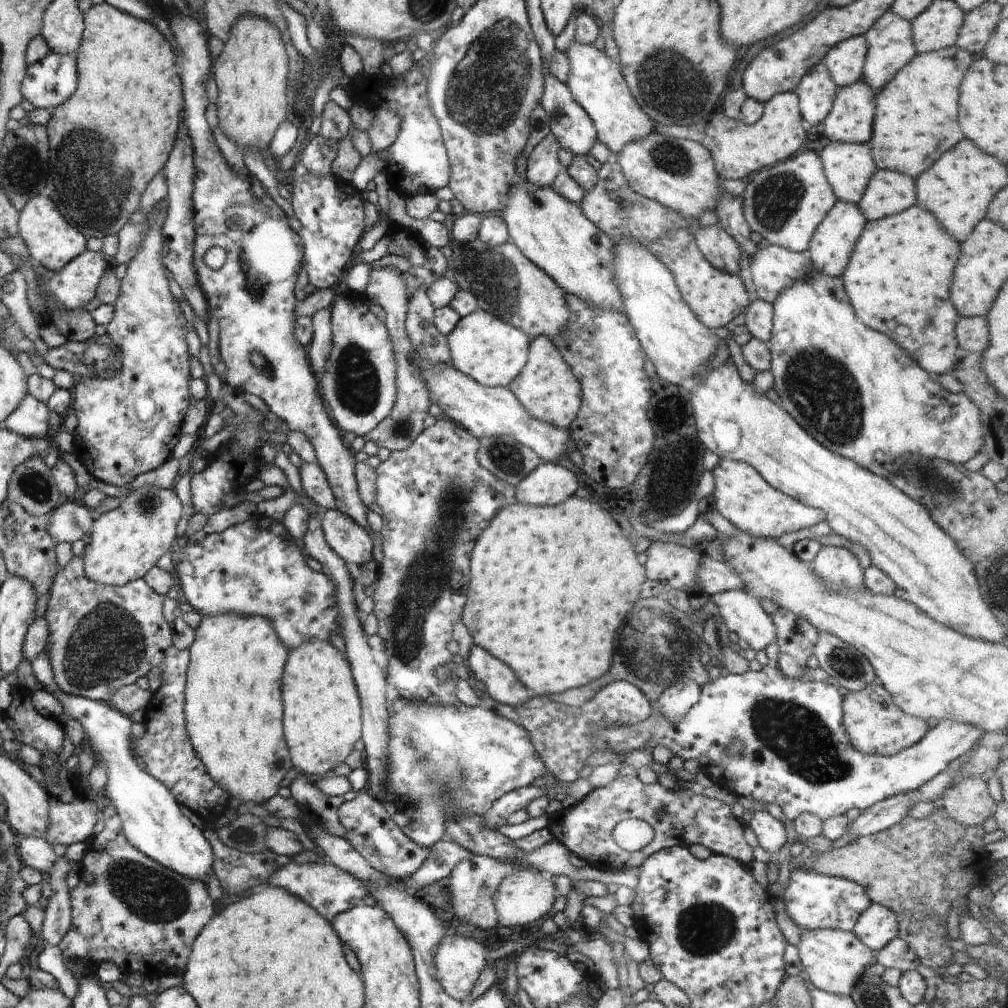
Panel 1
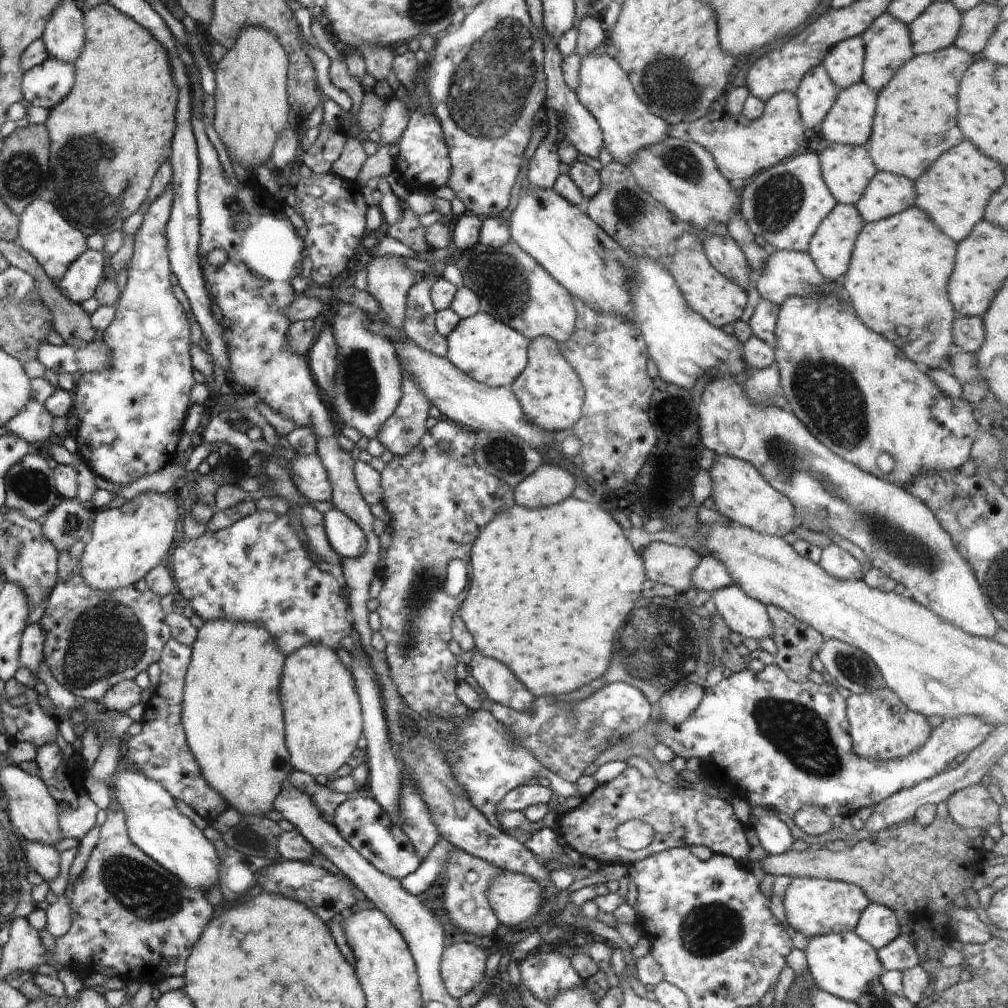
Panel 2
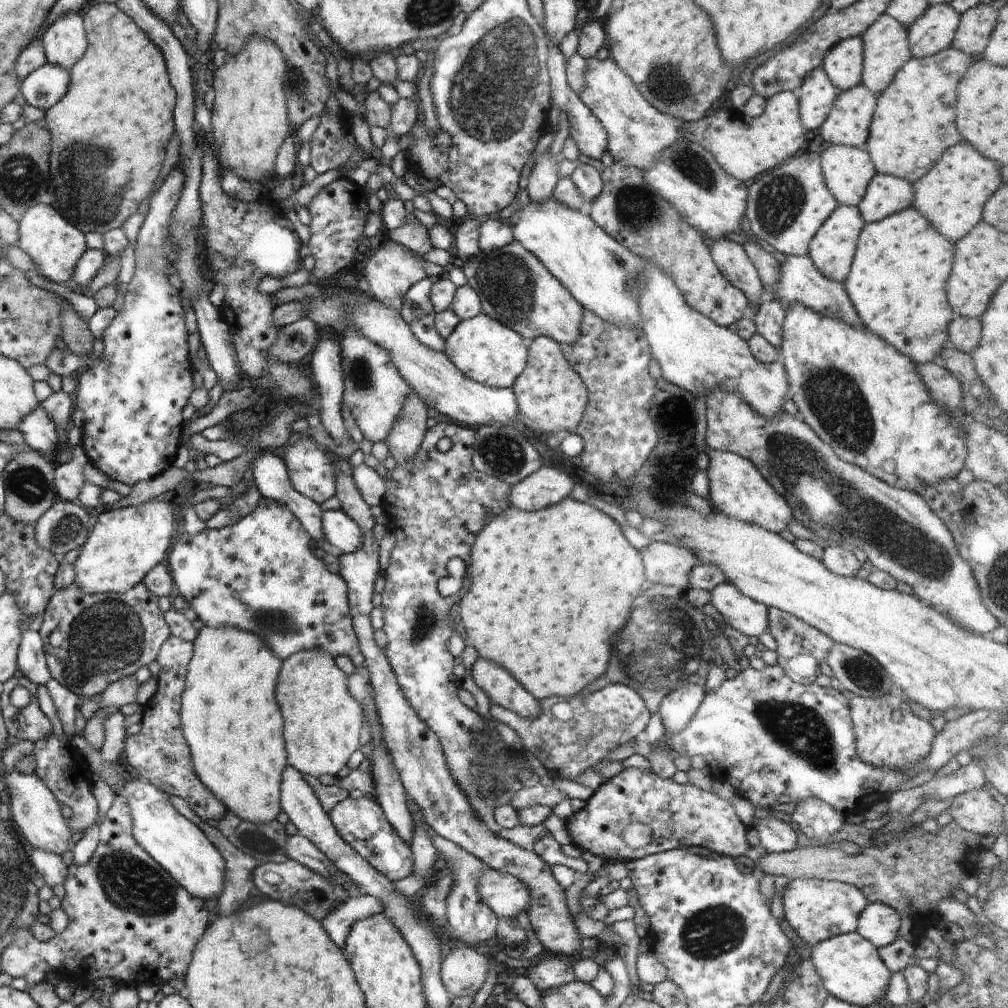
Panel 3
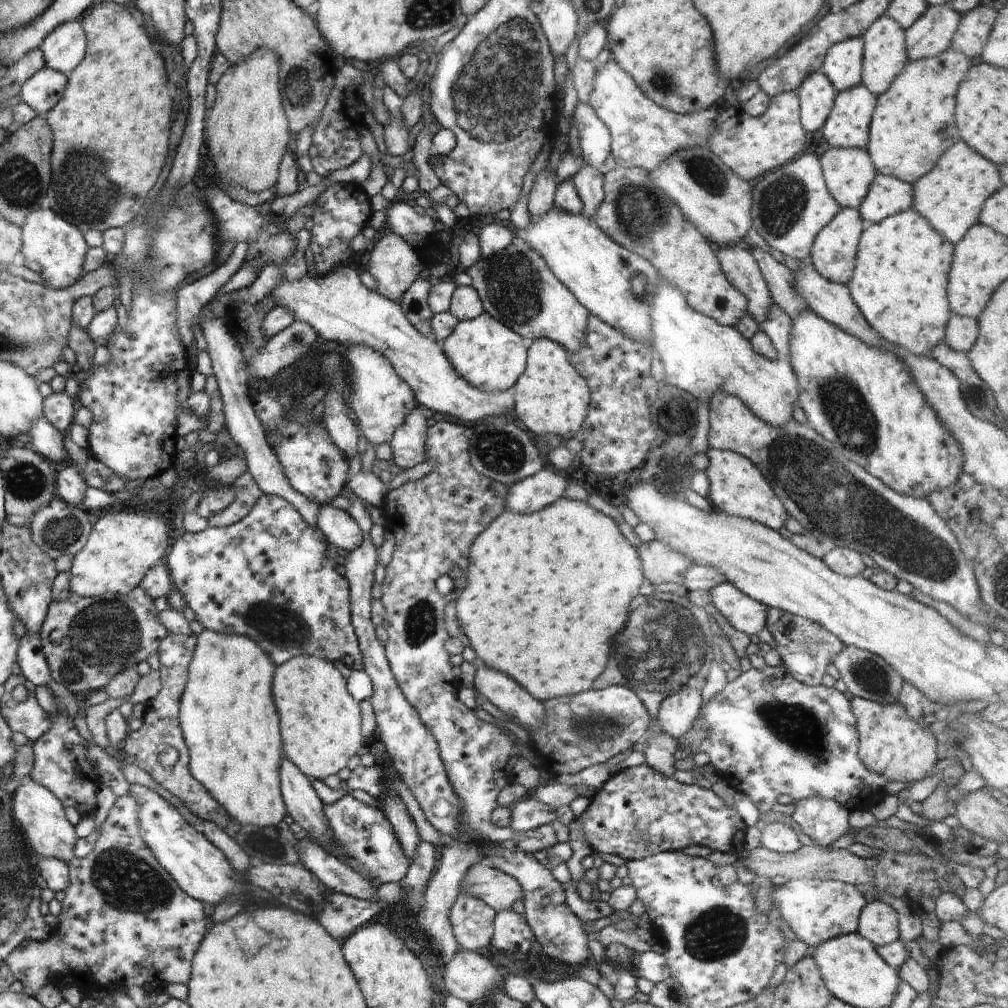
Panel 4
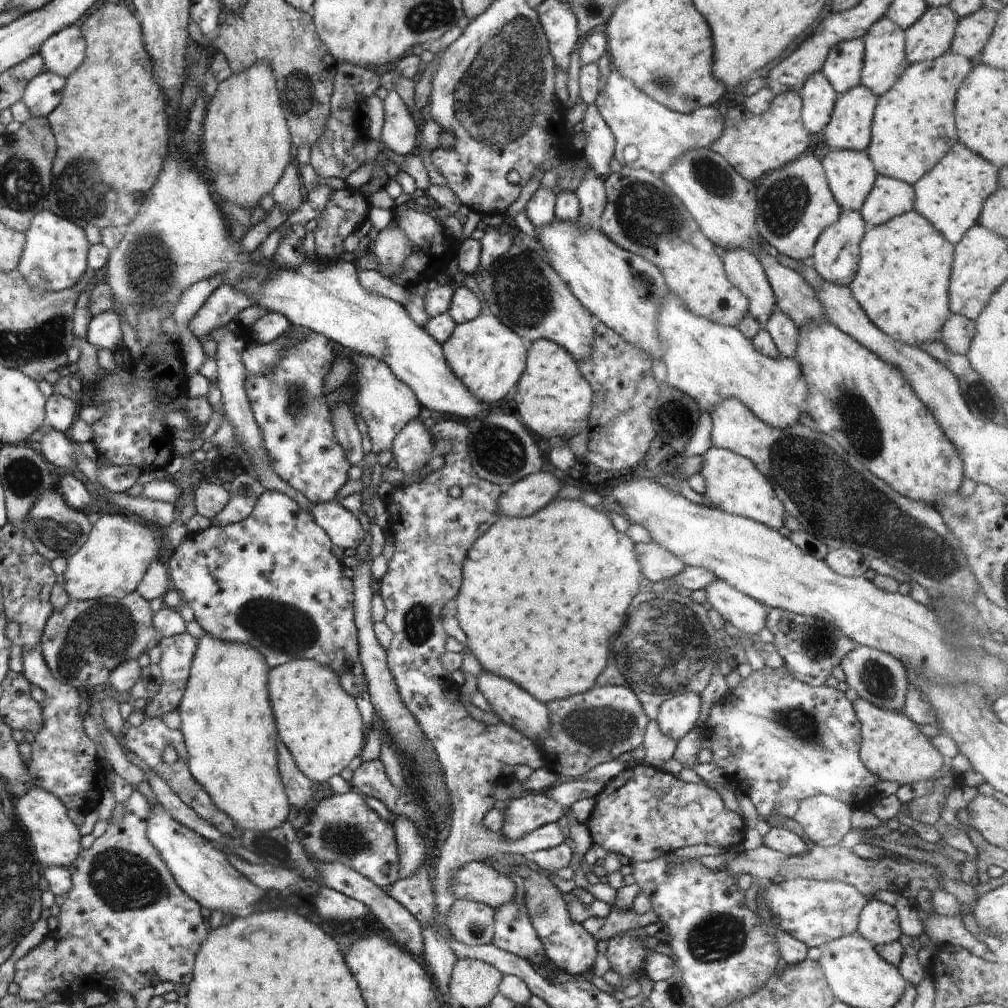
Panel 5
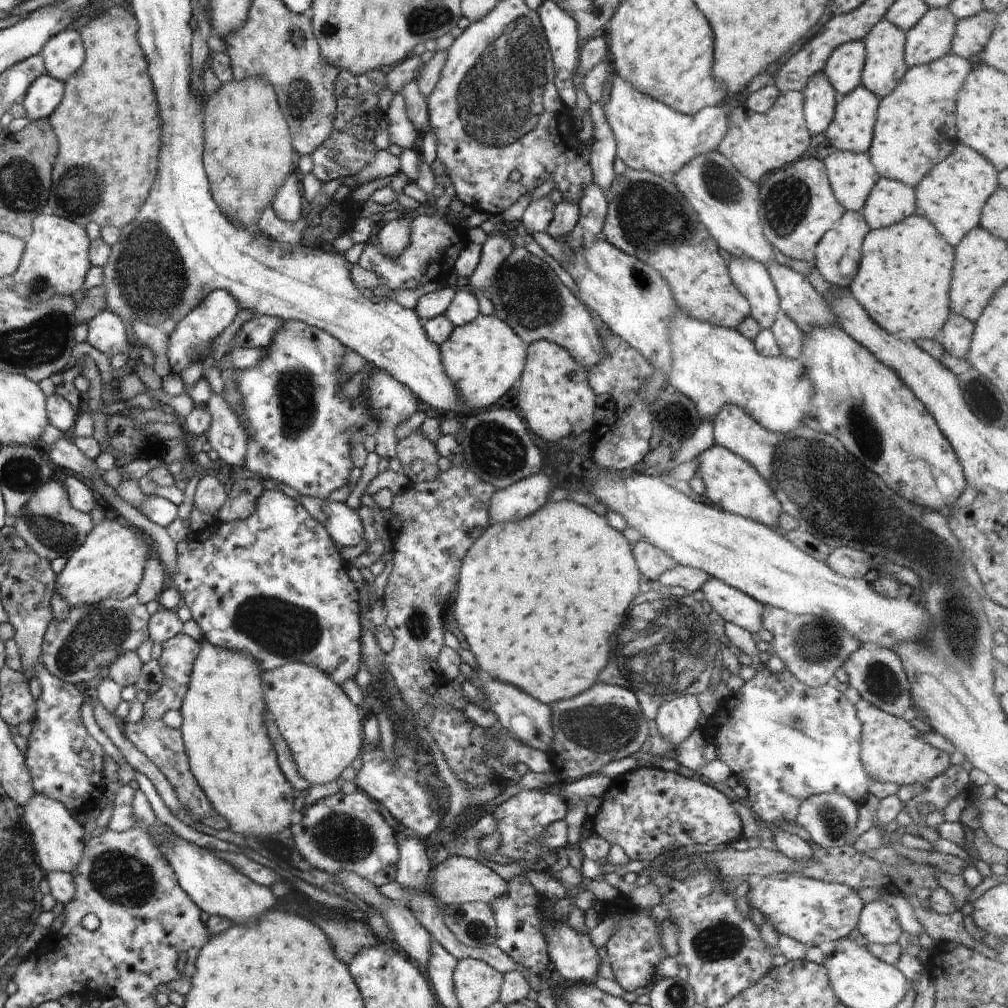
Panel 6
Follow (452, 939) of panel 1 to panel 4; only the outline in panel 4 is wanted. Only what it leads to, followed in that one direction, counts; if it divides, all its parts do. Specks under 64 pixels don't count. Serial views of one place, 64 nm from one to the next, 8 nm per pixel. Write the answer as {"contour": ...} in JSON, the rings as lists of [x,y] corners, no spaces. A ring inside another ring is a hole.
{"contour":[[[458,947],[454,958],[444,964],[443,974],[446,994],[465,1000],[470,1005],[482,996],[487,996],[486,1001],[490,1002],[503,977],[492,960],[461,947]]]}

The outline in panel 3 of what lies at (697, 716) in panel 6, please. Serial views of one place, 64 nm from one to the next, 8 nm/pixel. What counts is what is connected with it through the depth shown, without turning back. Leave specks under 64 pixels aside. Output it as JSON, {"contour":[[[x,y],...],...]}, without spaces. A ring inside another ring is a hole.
{"contour":[[[686,682],[666,694],[659,705],[662,723],[666,732],[678,734],[696,714],[705,698],[705,691],[699,685]]]}

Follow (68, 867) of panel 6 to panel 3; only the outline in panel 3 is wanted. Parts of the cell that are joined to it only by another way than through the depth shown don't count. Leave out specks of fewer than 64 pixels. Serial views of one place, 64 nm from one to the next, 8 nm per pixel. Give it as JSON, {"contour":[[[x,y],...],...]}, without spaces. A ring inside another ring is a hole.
{"contour":[[[16,770],[9,774],[2,773],[2,776],[4,784],[12,794],[12,819],[31,847],[44,852],[54,852],[60,856],[68,852],[72,830],[68,826],[68,821],[64,819],[62,804],[58,802],[47,784],[36,776],[24,776]]]}

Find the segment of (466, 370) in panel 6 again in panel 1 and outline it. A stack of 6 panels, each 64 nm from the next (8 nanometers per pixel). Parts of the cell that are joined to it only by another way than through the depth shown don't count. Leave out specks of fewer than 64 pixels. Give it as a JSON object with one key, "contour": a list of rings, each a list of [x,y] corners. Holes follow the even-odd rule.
{"contour":[[[481,309],[462,317],[456,328],[447,335],[452,366],[488,387],[509,387],[526,365],[530,342],[524,330]]]}

